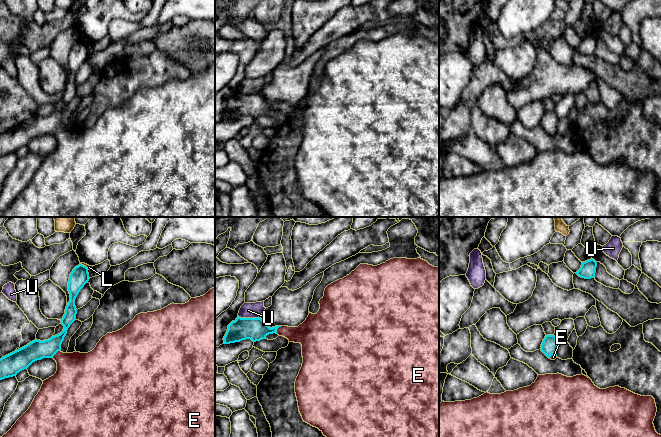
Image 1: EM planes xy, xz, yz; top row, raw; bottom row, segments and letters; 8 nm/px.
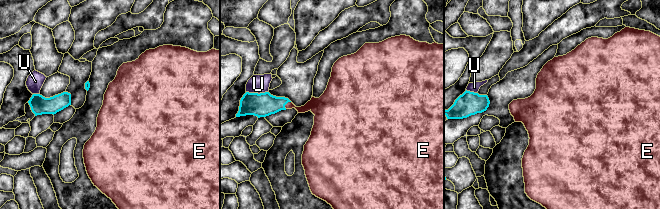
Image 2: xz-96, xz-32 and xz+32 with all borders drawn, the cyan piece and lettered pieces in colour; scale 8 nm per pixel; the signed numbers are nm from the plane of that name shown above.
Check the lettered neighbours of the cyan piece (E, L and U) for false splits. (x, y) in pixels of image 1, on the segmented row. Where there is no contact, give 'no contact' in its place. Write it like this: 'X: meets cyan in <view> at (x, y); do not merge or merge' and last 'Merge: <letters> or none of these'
E: meets cyan in xz at (277, 328); merge
L: meets cyan in xy at (83, 265); do not merge
U: meets cyan in xz at (249, 318); do not merge
Merge: E

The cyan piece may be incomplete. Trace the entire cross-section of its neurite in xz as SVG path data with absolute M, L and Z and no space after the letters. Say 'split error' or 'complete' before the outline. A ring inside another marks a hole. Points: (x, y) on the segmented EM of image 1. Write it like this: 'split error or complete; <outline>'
split error; M393 258L377 266L360 264L346 277L328 285L319 304L319 311L316 314L309 312L306 320L298 327L270 328L260 317L238 316L228 325L224 344L246 339L256 342L273 333L287 338L289 342L300 343L303 363L295 381L299 412L304 422L318 428L326 437L439 437L439 267L421 258Z

